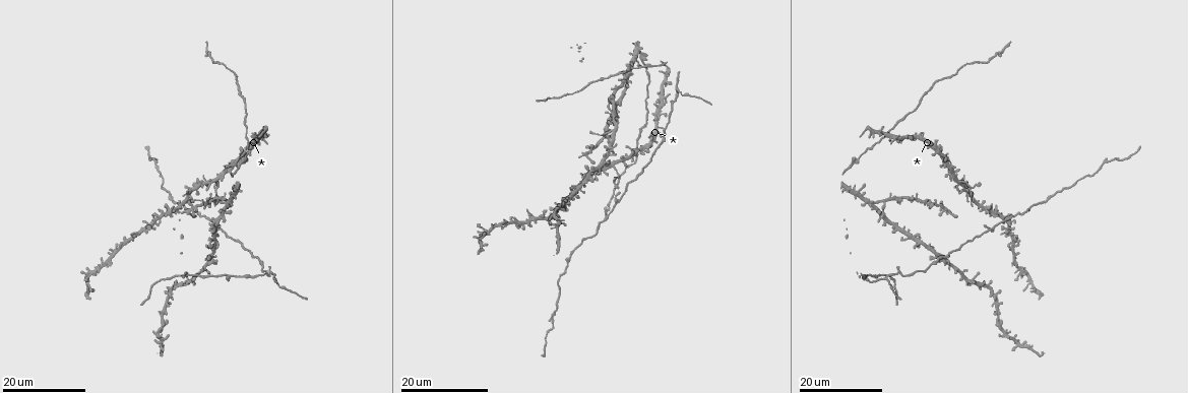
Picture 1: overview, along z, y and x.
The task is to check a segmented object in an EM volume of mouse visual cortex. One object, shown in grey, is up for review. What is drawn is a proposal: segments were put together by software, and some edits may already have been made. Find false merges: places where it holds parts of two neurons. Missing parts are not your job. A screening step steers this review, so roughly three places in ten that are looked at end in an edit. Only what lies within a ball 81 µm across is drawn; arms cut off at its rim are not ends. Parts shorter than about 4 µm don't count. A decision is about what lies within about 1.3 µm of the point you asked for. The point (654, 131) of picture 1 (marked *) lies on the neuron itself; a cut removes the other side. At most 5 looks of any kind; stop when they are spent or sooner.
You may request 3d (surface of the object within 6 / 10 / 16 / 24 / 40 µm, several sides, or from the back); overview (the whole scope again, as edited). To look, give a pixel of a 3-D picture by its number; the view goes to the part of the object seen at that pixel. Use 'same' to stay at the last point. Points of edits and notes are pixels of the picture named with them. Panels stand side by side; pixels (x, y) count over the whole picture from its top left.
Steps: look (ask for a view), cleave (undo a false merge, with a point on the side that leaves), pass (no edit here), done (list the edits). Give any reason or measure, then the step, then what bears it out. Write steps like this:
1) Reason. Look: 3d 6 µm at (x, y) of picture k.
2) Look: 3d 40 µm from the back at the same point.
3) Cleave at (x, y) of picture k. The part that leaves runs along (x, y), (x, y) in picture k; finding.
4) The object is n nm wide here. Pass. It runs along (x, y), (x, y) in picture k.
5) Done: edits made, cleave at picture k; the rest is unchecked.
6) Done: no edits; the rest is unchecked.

Look: 3d 16 µm at (658, 94) of picture 1.

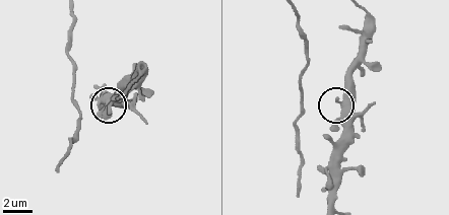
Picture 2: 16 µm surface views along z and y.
Look: 3d 10 µm at (340, 103) of picture 2.

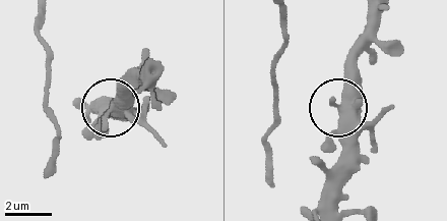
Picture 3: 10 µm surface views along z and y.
The object is 420 nm wide here. Pass. It runs along (334, 203), (339, 109), (349, 74), (367, 47) in picture 3; all the same neuron.

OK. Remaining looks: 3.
Look: 3d 24 µm at (676, 88) of picture 1.

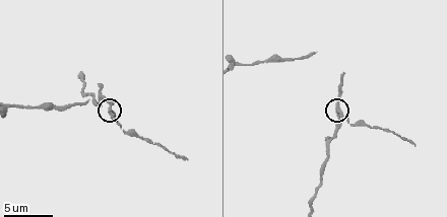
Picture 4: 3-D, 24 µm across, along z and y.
Look: 3d 10 µm at (338, 112) of picture 4.

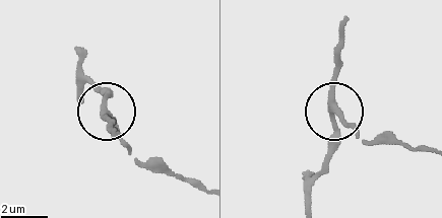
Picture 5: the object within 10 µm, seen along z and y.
3 arms meet here. Pass. It runs along (306, 203), (329, 151), (335, 112), (368, 143) in picture 5; continuous, no second neuron.

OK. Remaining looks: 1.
Done: no edits; the rest is unchecked.

